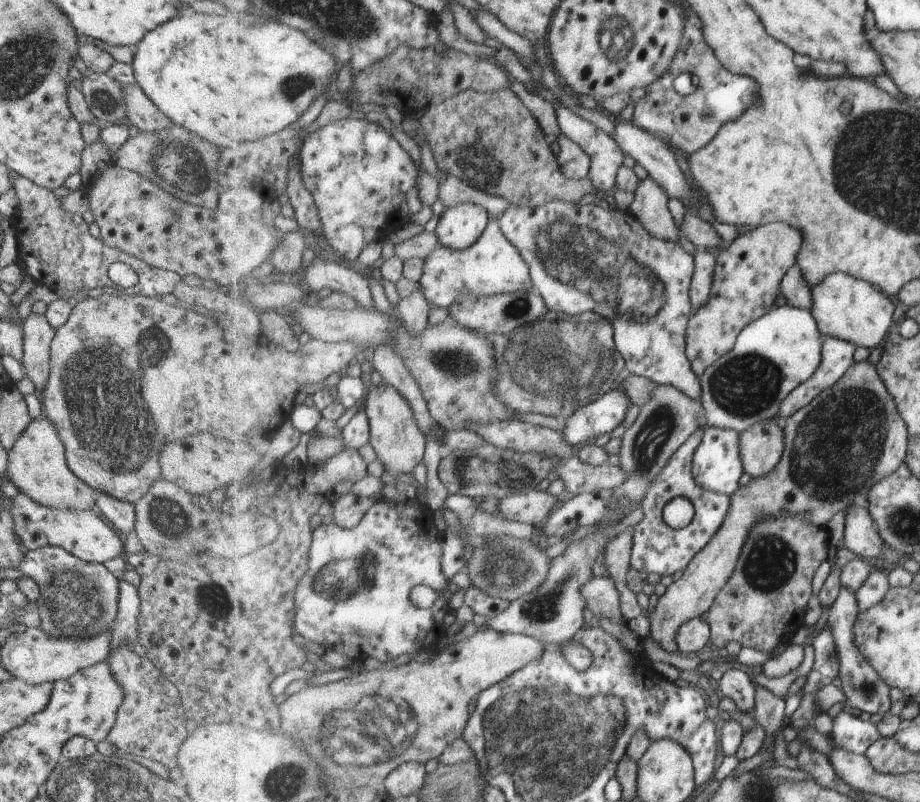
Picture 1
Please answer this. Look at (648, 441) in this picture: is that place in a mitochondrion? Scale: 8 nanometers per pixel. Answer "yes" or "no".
yes

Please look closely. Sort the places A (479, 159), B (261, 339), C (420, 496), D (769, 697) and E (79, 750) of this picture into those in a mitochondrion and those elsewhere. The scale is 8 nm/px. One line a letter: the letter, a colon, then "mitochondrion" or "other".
A: mitochondrion
B: other
C: other
D: other
E: mitochondrion

